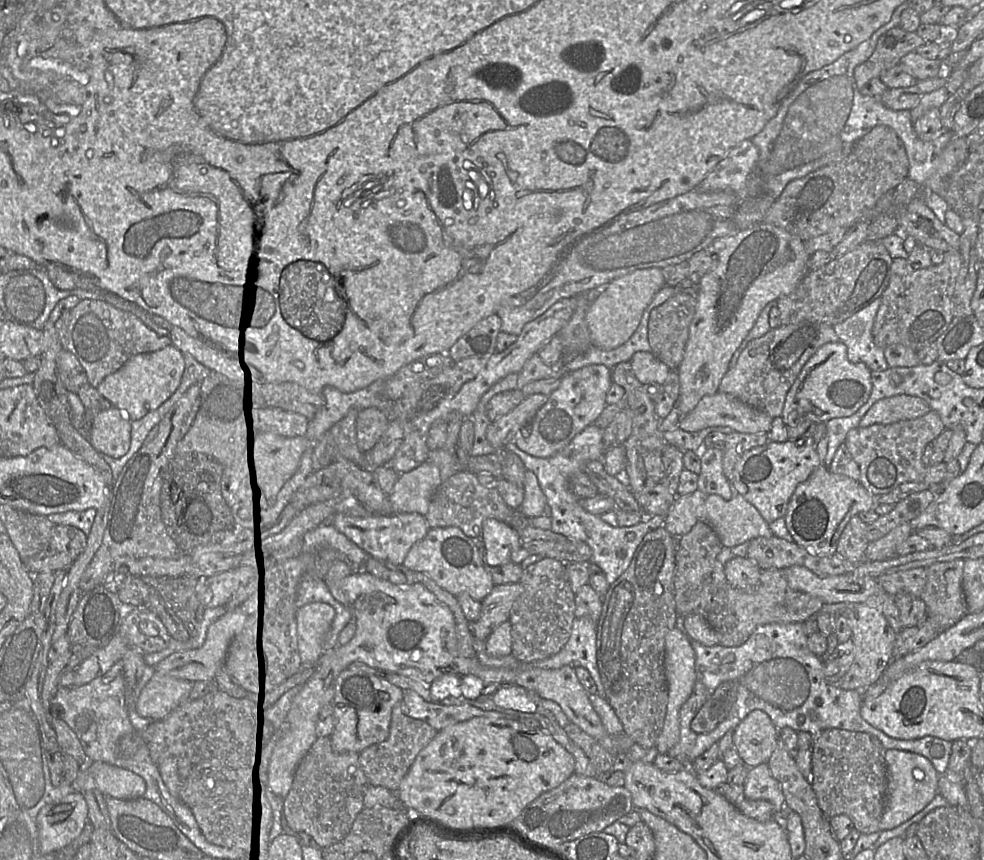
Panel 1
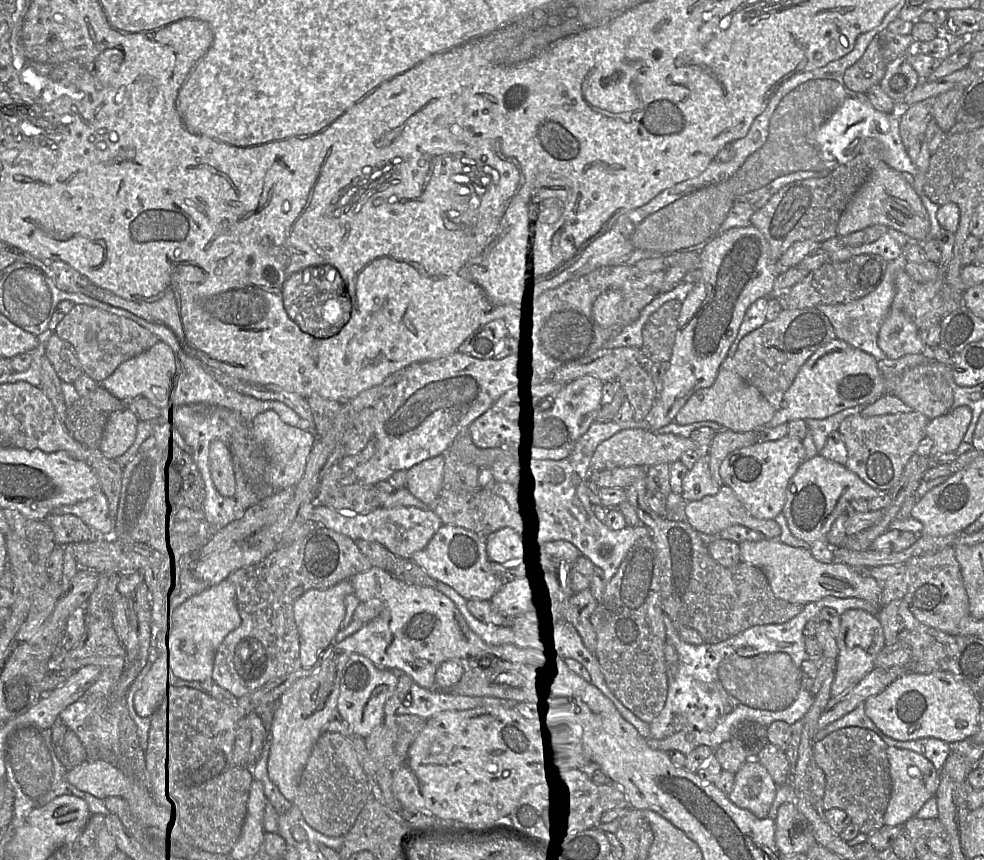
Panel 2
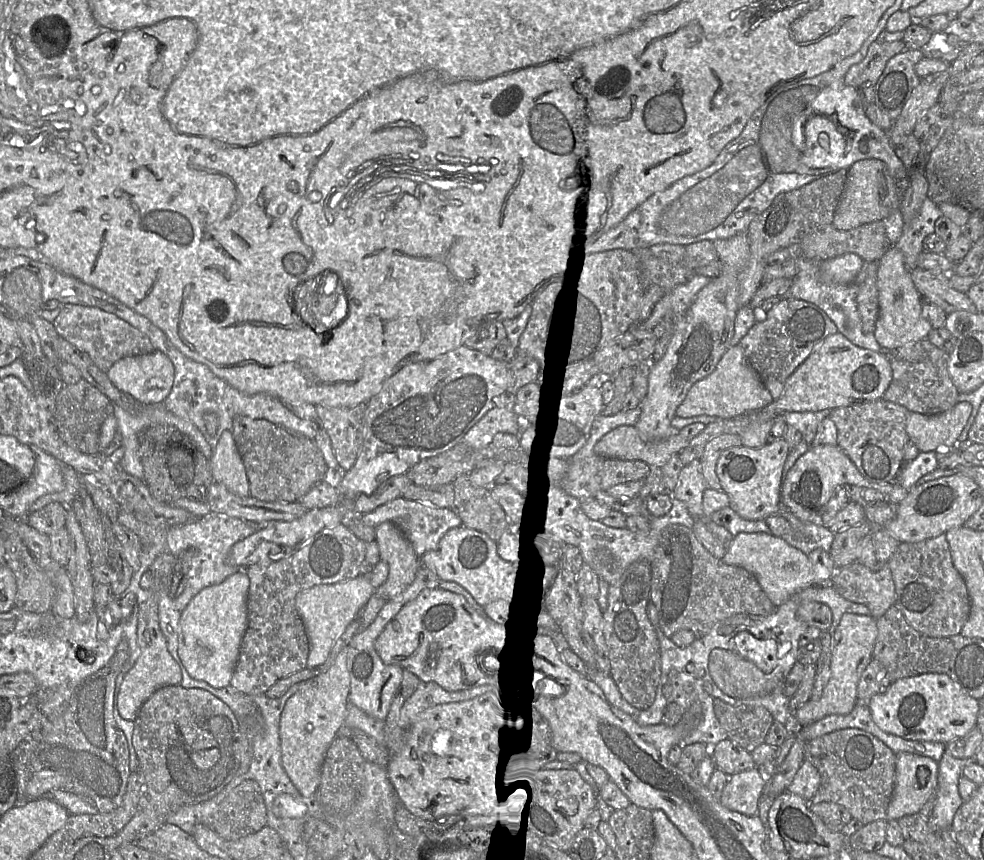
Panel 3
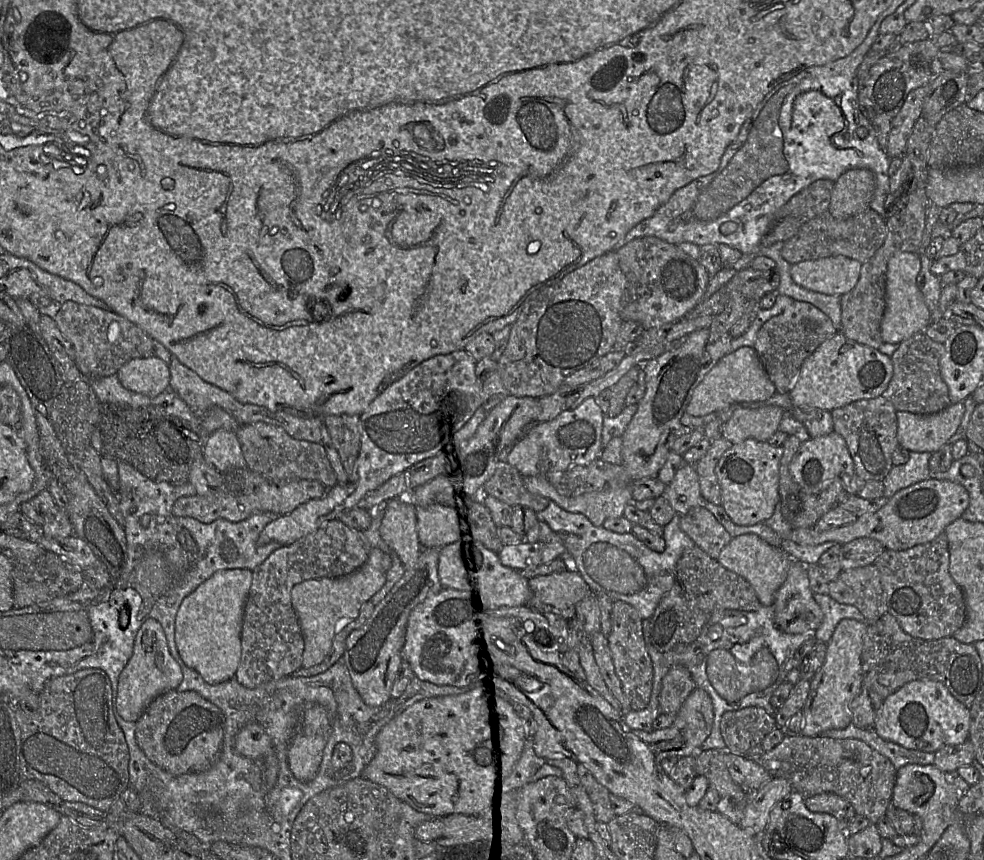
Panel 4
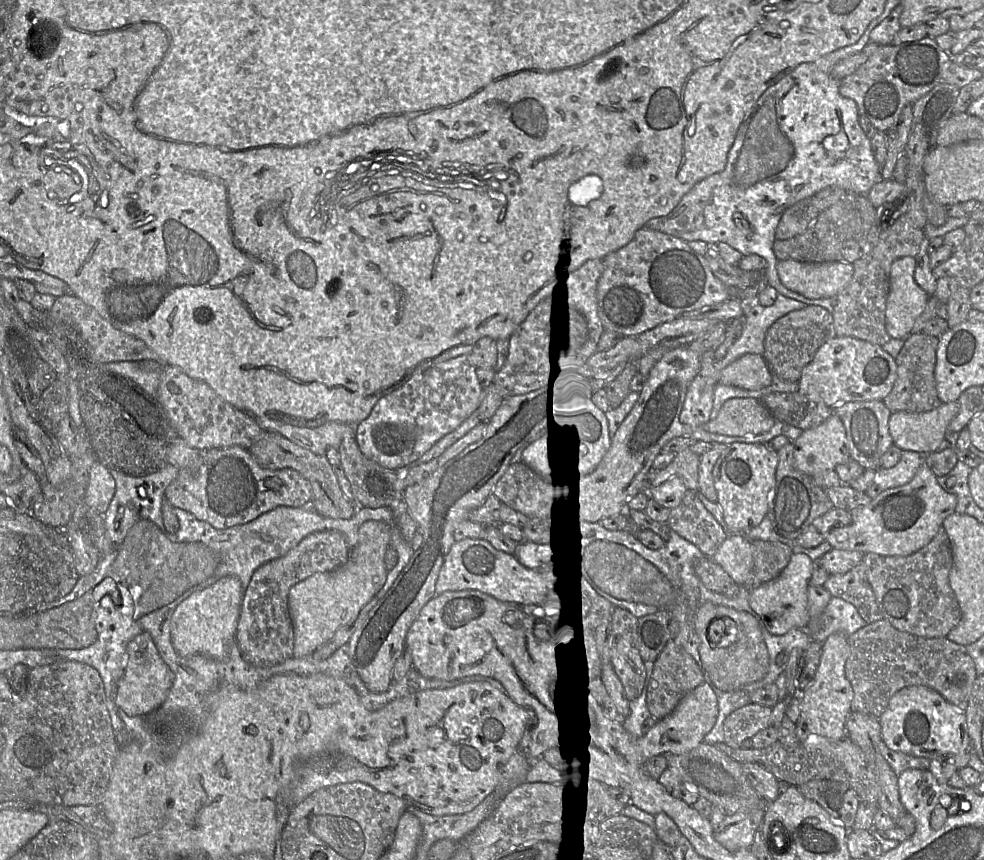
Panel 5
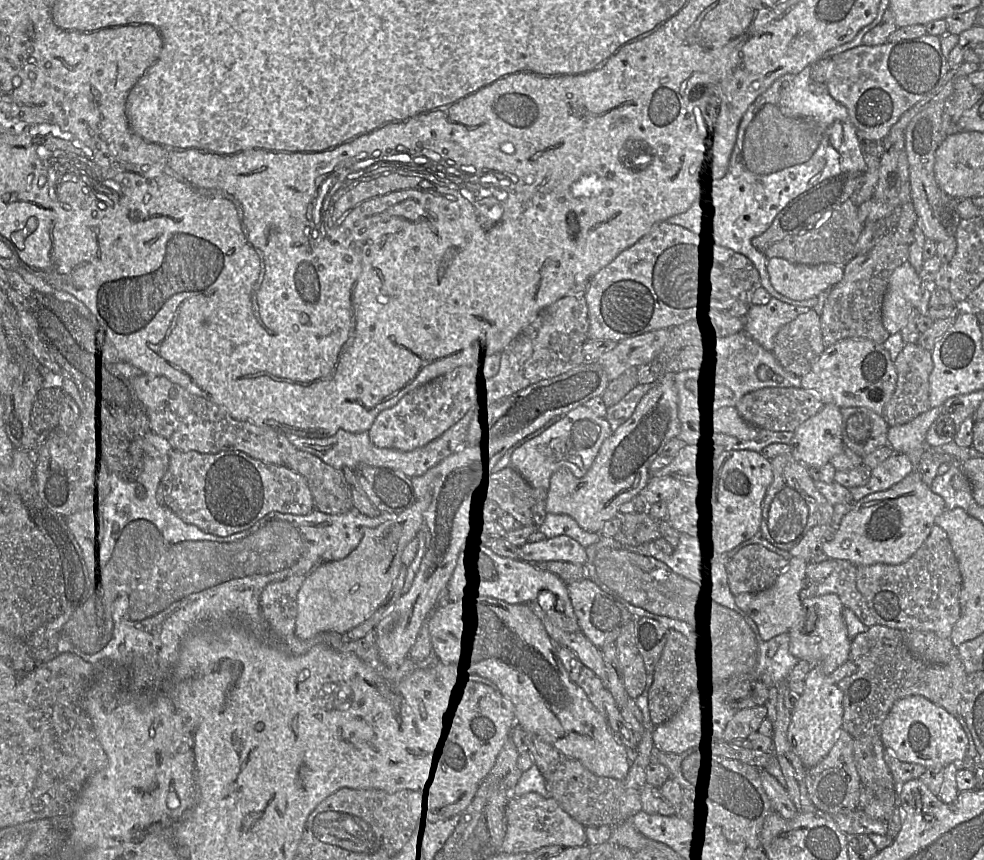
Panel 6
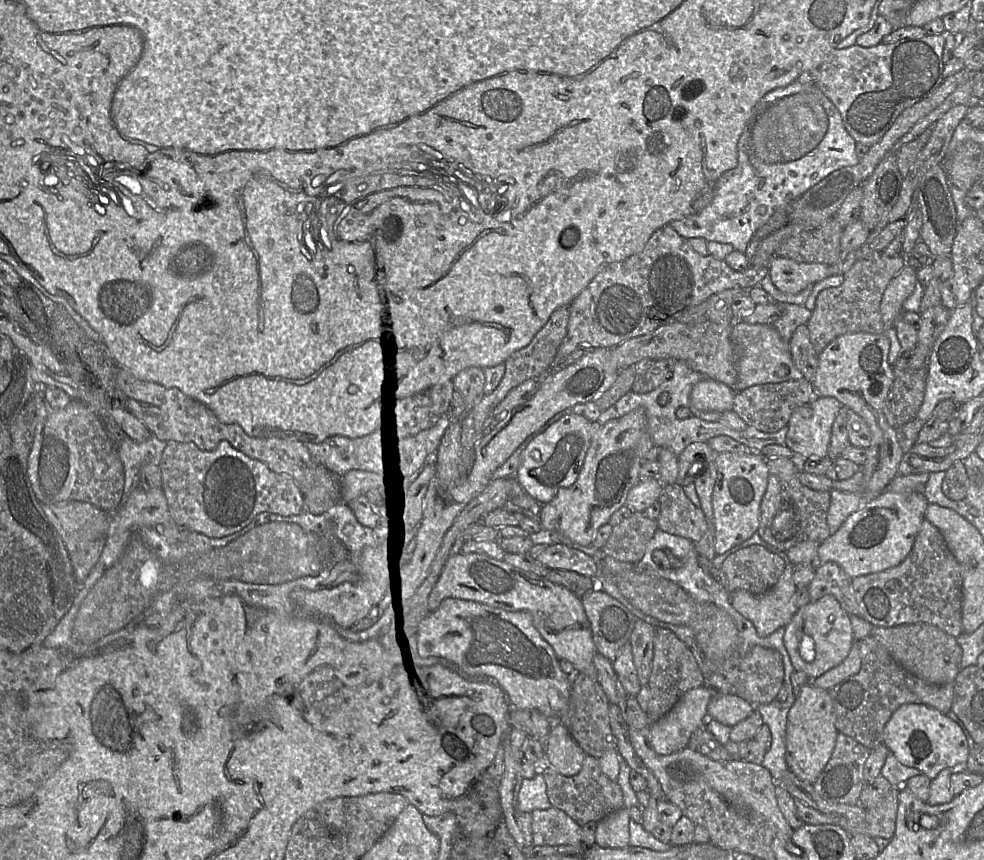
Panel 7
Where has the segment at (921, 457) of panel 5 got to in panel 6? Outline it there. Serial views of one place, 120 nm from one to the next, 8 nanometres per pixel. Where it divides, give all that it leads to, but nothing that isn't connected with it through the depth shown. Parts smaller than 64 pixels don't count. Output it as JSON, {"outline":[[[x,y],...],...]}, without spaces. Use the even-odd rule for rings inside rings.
{"outline":[[[893,453],[871,470],[870,479],[866,484],[850,488],[853,502],[857,502],[871,493],[889,489],[903,480],[913,469],[913,464],[907,454]]]}

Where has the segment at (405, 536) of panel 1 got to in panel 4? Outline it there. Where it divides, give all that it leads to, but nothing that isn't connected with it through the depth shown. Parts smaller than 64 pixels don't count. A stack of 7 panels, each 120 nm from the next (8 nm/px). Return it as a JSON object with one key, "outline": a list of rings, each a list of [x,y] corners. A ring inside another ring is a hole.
{"outline":[[[439,503],[415,507],[418,540],[422,548],[441,548],[469,530],[464,515]]]}

